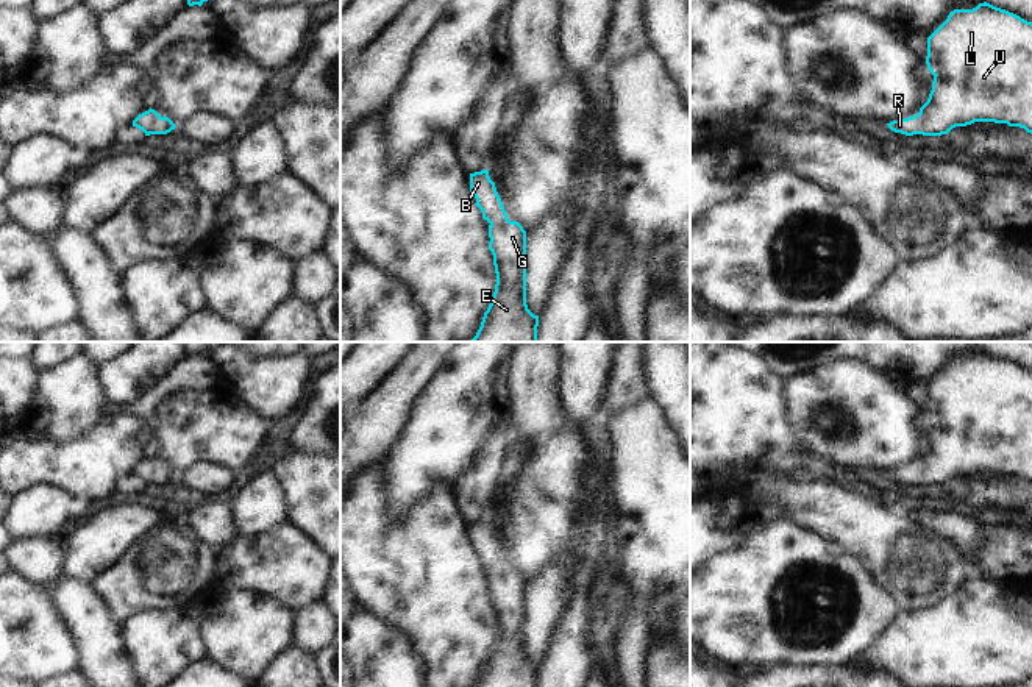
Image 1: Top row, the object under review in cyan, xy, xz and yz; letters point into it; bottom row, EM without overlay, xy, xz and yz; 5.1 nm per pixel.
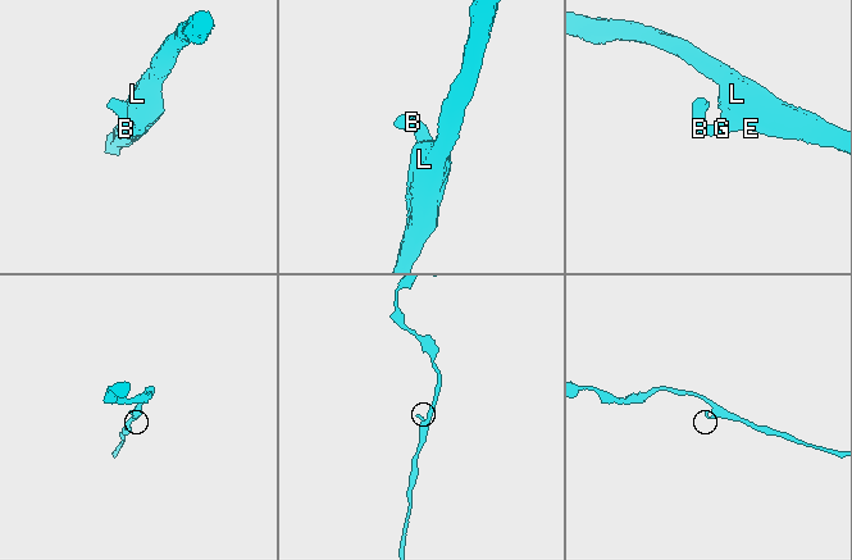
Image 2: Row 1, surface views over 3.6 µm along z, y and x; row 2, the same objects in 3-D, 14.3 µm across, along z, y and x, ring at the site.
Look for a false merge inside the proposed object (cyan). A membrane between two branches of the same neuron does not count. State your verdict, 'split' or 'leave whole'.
leave whole

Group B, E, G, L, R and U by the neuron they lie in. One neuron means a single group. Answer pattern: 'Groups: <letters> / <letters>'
Groups: B E G L R U.

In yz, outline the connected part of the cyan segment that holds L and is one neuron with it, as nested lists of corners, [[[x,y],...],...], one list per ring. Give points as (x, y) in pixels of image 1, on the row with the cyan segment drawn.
[[[987,2],[973,9],[954,9],[927,37],[926,64],[934,75],[932,91],[916,116],[893,120],[888,128],[906,136],[941,136],[974,122],[1007,123],[1032,134],[1032,22]]]

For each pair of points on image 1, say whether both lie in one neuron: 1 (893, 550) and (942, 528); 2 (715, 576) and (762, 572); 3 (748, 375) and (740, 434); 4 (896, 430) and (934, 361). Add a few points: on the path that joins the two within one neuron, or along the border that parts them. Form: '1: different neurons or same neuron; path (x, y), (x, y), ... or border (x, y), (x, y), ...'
1: different neurons; border (912, 516), (928, 530), (951, 541), (962, 555)
2: same neuron; path (726, 576), (751, 576)
3: same neuron; path (740, 389), (740, 420)
4: different neurons; border (875, 369), (906, 391)

